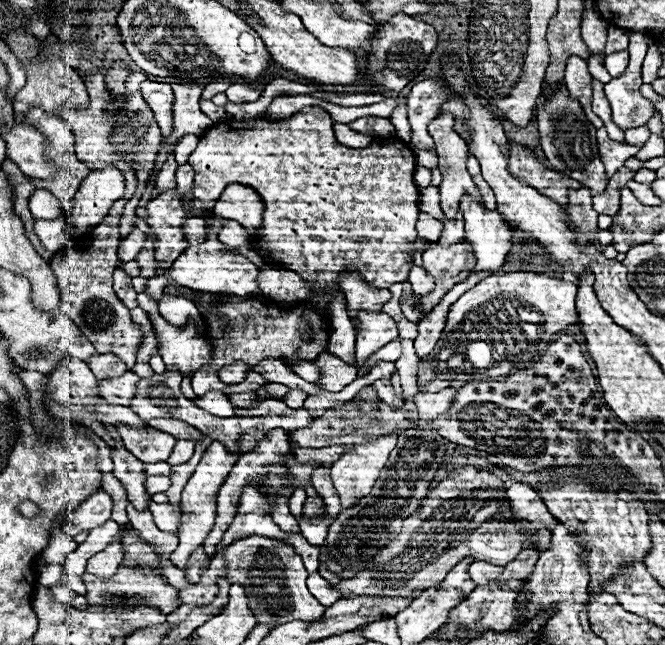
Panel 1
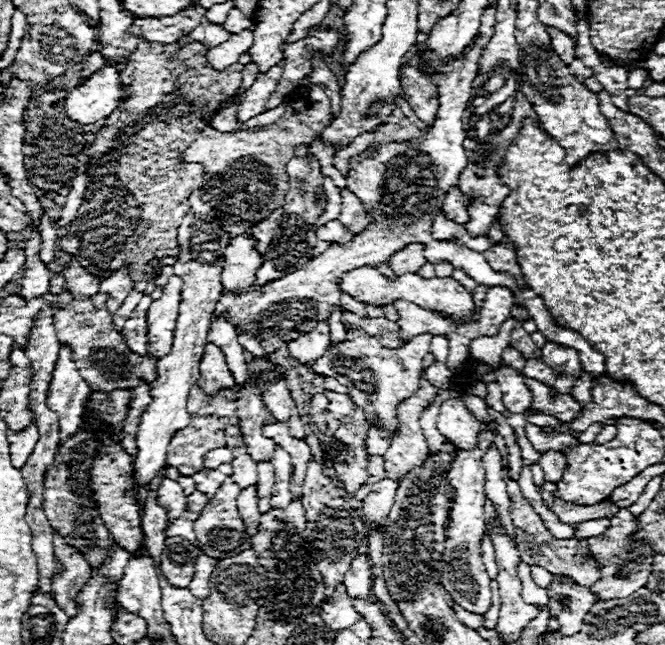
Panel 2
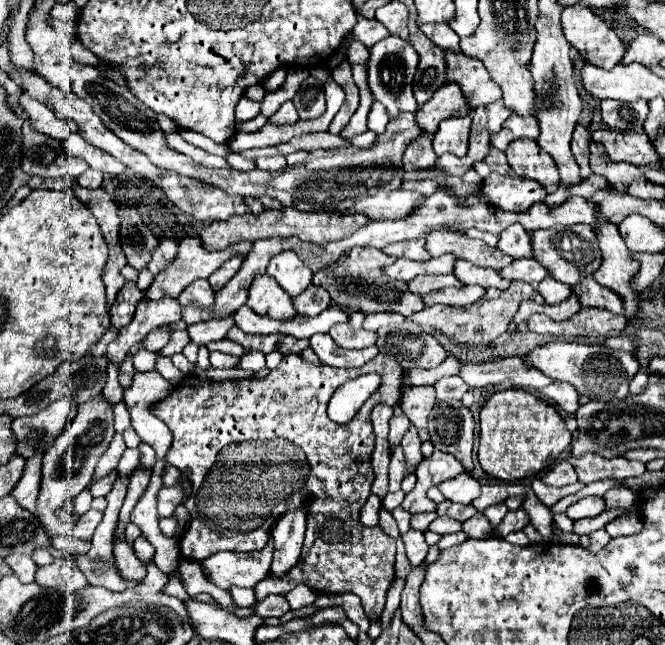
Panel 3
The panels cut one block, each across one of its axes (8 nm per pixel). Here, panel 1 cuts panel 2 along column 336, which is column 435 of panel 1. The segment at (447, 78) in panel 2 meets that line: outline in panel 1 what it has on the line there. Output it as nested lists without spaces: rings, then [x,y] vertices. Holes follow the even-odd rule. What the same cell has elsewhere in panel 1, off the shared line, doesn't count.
[[[464,240],[464,242],[452,244],[450,248],[440,248],[438,244],[430,246],[422,254],[422,262],[424,262],[424,268],[436,278],[434,292],[420,296],[422,310],[430,312],[452,286],[456,286],[458,282],[464,282],[470,276],[470,272],[474,270],[476,258],[470,250],[470,244]]]

